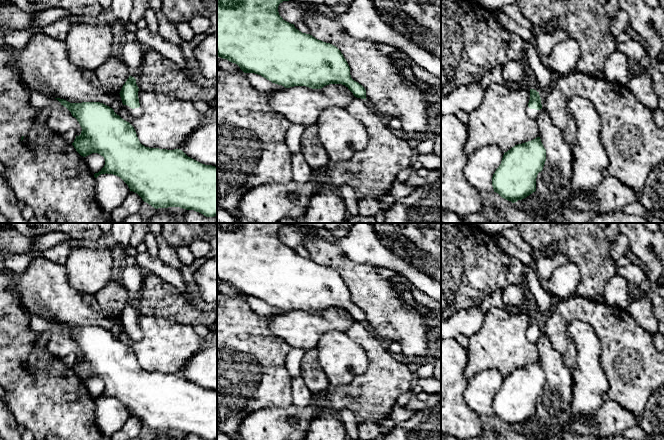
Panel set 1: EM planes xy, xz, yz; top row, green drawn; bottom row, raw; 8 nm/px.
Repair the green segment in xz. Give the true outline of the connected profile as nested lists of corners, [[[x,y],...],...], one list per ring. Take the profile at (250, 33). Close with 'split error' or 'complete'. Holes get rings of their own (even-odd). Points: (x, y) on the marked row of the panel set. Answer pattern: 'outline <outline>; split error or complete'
outline [[[217,0],[217,56],[237,64],[244,73],[261,75],[285,88],[306,86],[321,89],[329,84],[342,84],[355,97],[366,100],[365,88],[351,78],[350,67],[341,51],[330,43],[302,33],[294,24],[285,21],[278,12],[283,1],[289,0]]]; complete

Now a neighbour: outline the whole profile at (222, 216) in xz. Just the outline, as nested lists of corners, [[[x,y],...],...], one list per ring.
[[[217,210],[217,223],[237,223],[237,218],[225,210]]]

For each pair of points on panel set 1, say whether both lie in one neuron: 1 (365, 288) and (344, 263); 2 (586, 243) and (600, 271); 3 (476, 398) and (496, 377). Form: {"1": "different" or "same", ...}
{"1": "same", "2": "same", "3": "same"}

